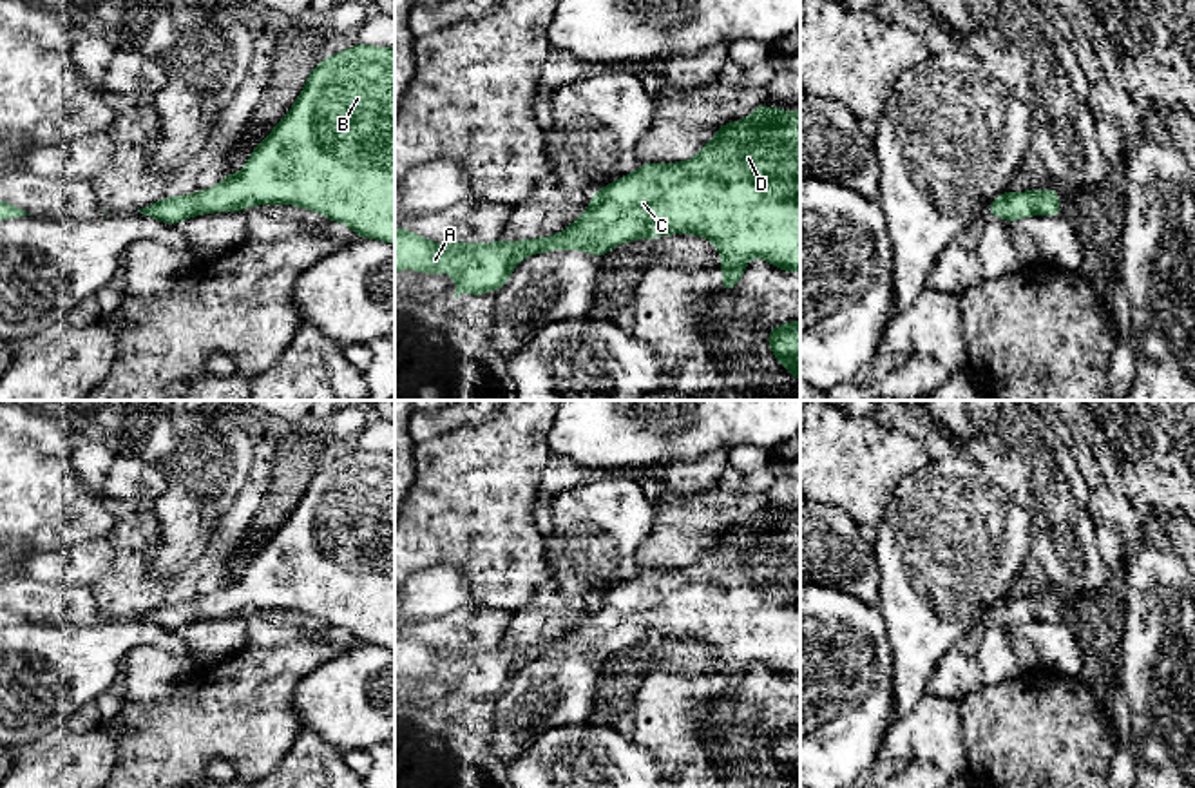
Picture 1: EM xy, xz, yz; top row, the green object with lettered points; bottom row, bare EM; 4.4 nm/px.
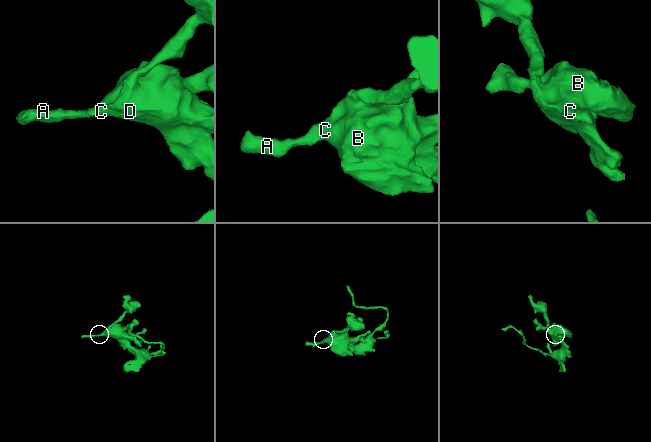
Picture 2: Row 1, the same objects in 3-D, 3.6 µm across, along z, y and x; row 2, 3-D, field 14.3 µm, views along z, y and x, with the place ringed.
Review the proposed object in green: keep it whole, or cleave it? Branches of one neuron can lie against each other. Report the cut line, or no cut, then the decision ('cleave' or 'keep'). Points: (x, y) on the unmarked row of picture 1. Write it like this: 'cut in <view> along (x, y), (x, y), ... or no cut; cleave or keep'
no cut; keep

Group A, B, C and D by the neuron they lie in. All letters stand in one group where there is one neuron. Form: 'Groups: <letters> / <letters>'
Groups: A B C D

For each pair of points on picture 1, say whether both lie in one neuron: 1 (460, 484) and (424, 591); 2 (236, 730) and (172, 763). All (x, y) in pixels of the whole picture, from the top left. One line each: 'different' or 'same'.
1: different
2: same

